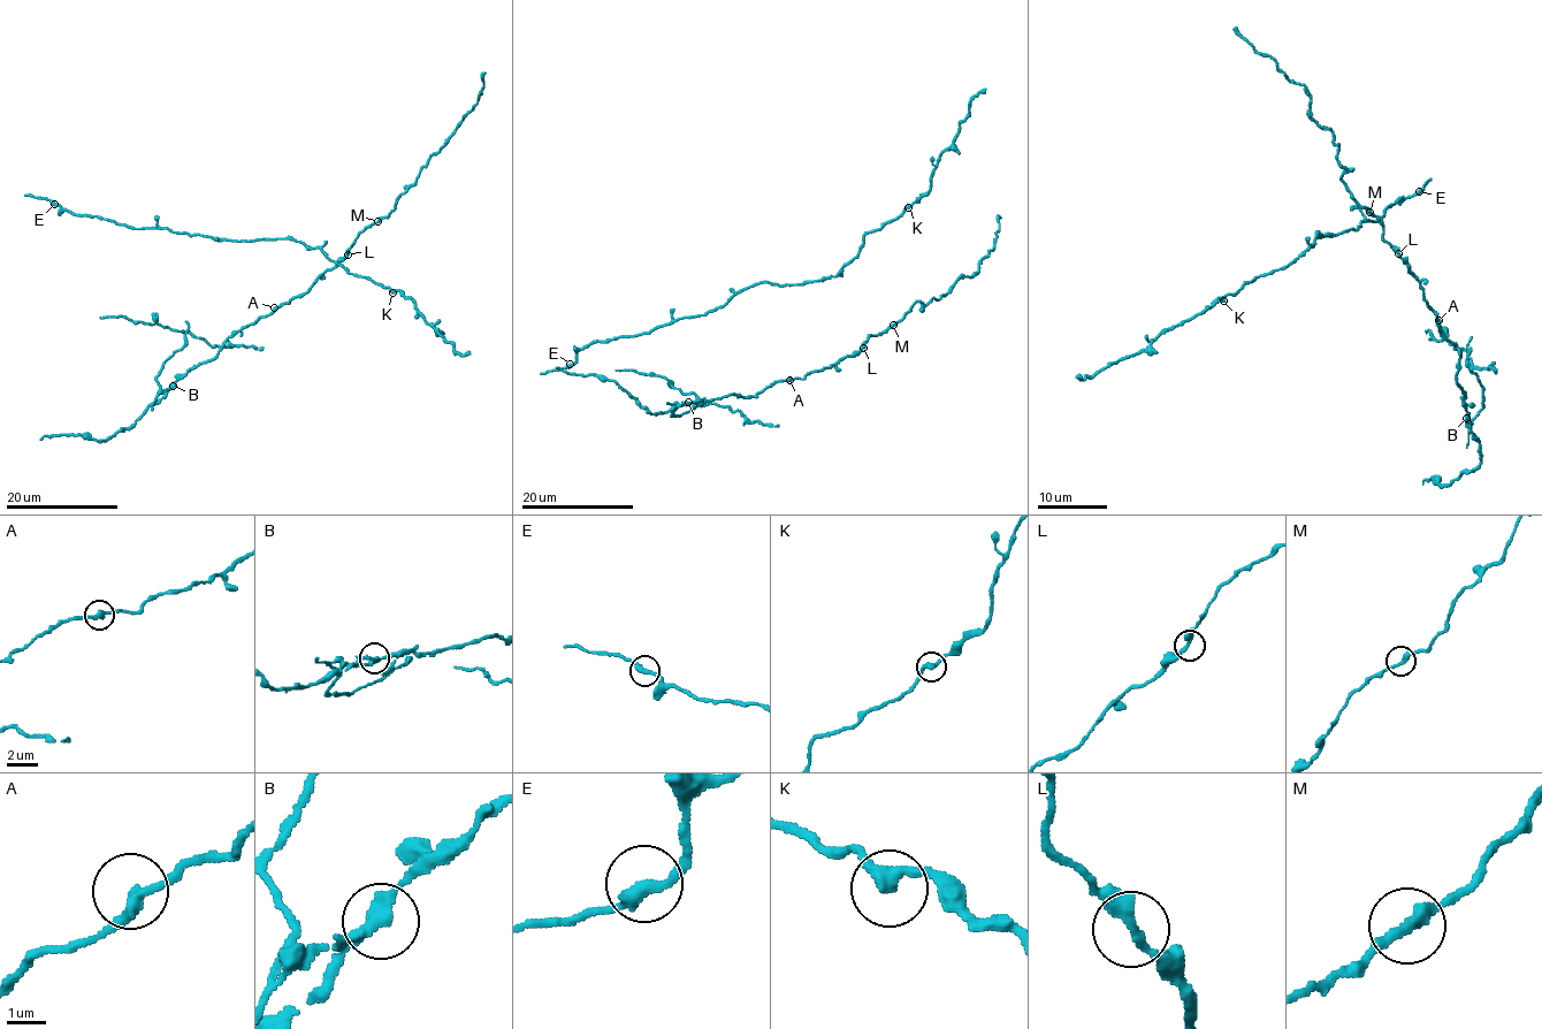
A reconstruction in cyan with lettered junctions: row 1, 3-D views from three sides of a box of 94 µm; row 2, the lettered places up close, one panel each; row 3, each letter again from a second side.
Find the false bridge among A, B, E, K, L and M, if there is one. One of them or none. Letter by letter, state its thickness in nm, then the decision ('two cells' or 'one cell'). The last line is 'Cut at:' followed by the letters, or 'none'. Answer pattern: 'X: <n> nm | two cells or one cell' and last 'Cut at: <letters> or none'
A: 320 nm | one cell
B: 320 nm | two cells
E: 320 nm | one cell
K: 320 nm | one cell
L: 340 nm | one cell
M: 320 nm | one cell
Cut at: B

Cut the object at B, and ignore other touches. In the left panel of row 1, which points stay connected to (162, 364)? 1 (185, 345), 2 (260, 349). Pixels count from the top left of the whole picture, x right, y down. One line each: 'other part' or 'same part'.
1: same part
2: same part

